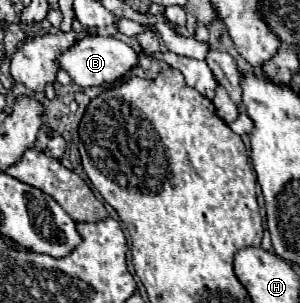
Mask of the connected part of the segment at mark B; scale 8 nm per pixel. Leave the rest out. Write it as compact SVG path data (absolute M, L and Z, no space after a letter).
M88 34L88 36L84 36L84 40L76 42L74 48L70 48L66 54L62 54L58 62L60 62L60 68L70 74L74 84L86 88L86 86L112 84L118 78L122 78L126 72L130 72L132 68L138 66L138 52L114 36Z

